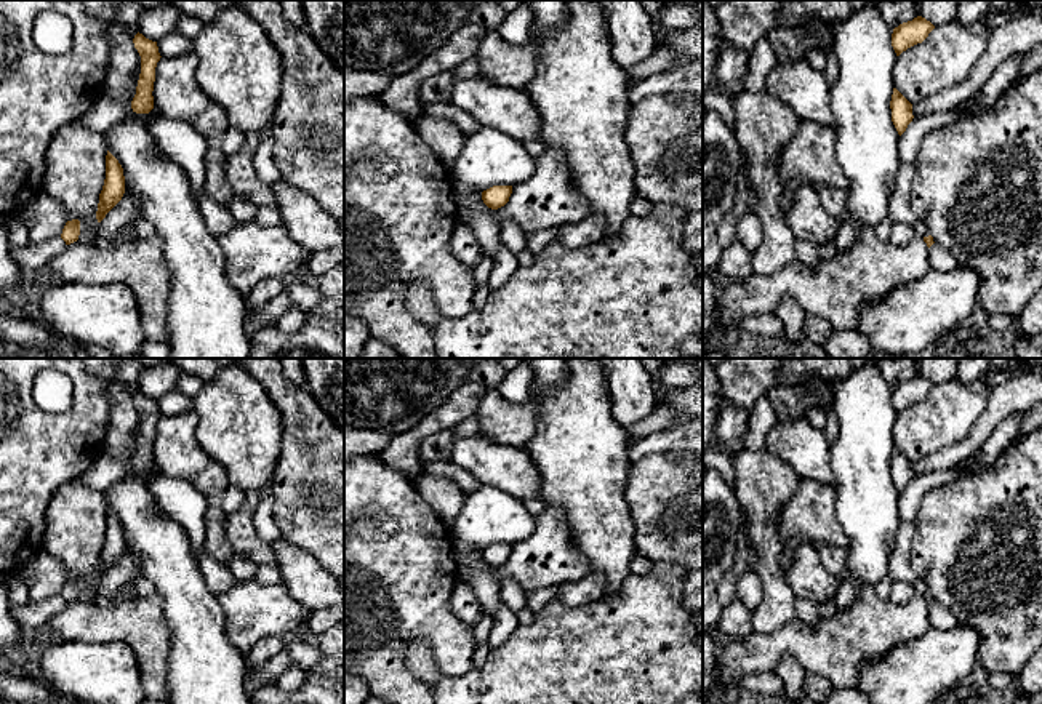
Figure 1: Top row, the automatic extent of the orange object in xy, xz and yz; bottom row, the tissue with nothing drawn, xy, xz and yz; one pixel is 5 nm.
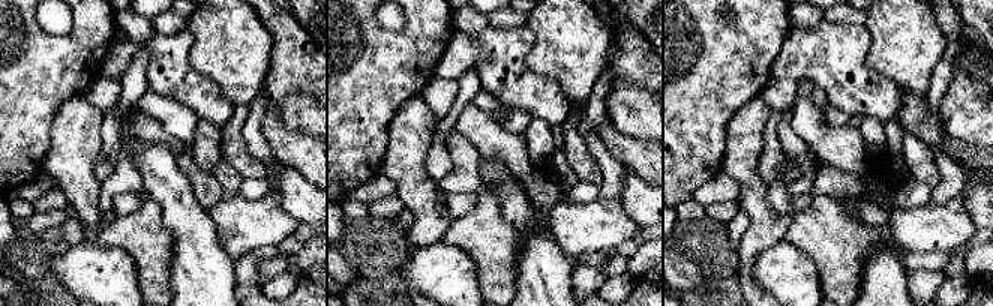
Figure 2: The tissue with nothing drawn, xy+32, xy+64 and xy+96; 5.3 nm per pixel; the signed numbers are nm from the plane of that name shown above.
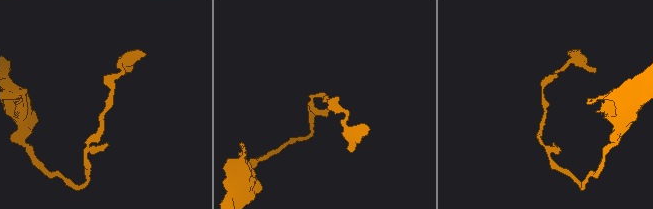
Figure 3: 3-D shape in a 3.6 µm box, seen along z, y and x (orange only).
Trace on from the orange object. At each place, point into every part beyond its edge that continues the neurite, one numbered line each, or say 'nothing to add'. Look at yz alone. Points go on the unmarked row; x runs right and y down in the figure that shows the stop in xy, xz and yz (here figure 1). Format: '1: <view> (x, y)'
nothing to add

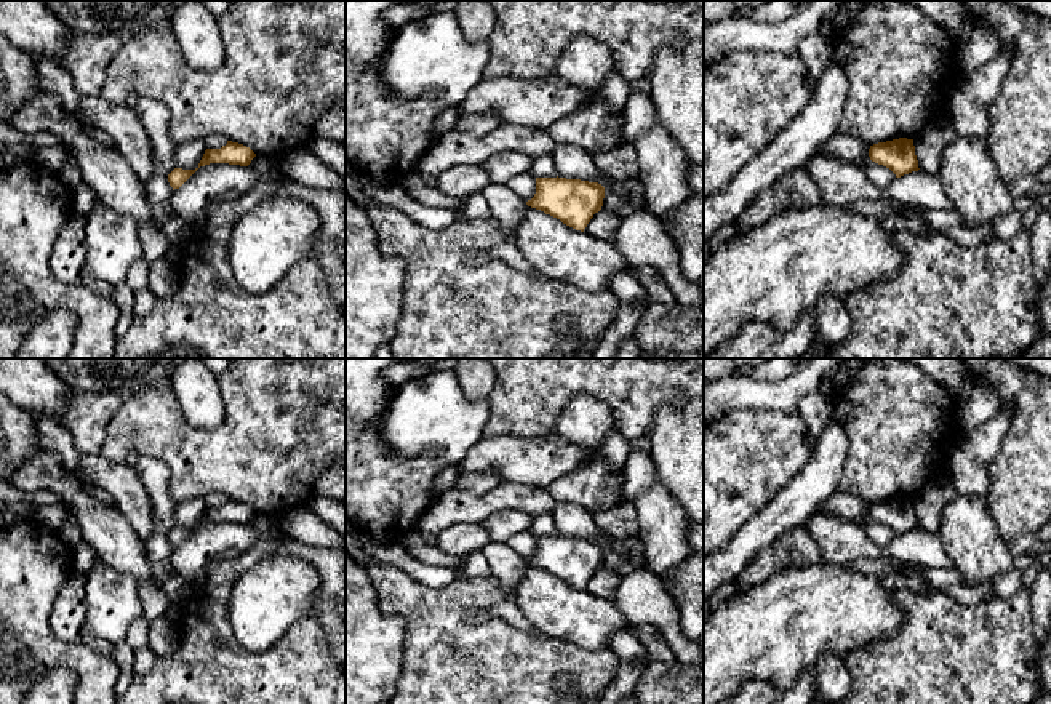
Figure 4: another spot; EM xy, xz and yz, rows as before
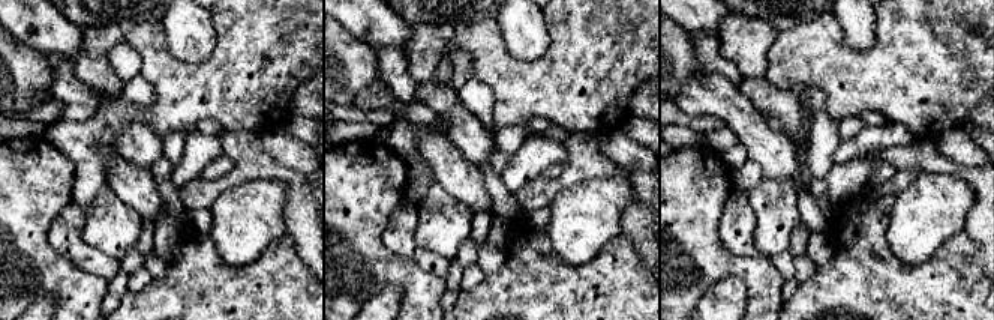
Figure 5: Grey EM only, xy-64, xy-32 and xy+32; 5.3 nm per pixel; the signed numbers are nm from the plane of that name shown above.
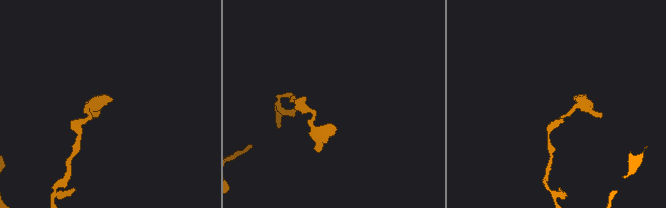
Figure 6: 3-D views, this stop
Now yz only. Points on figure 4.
nothing to add

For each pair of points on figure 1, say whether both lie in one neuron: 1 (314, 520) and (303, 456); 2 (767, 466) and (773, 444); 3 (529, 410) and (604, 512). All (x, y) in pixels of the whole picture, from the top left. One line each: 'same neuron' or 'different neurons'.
1: same neuron
2: different neurons
3: different neurons

